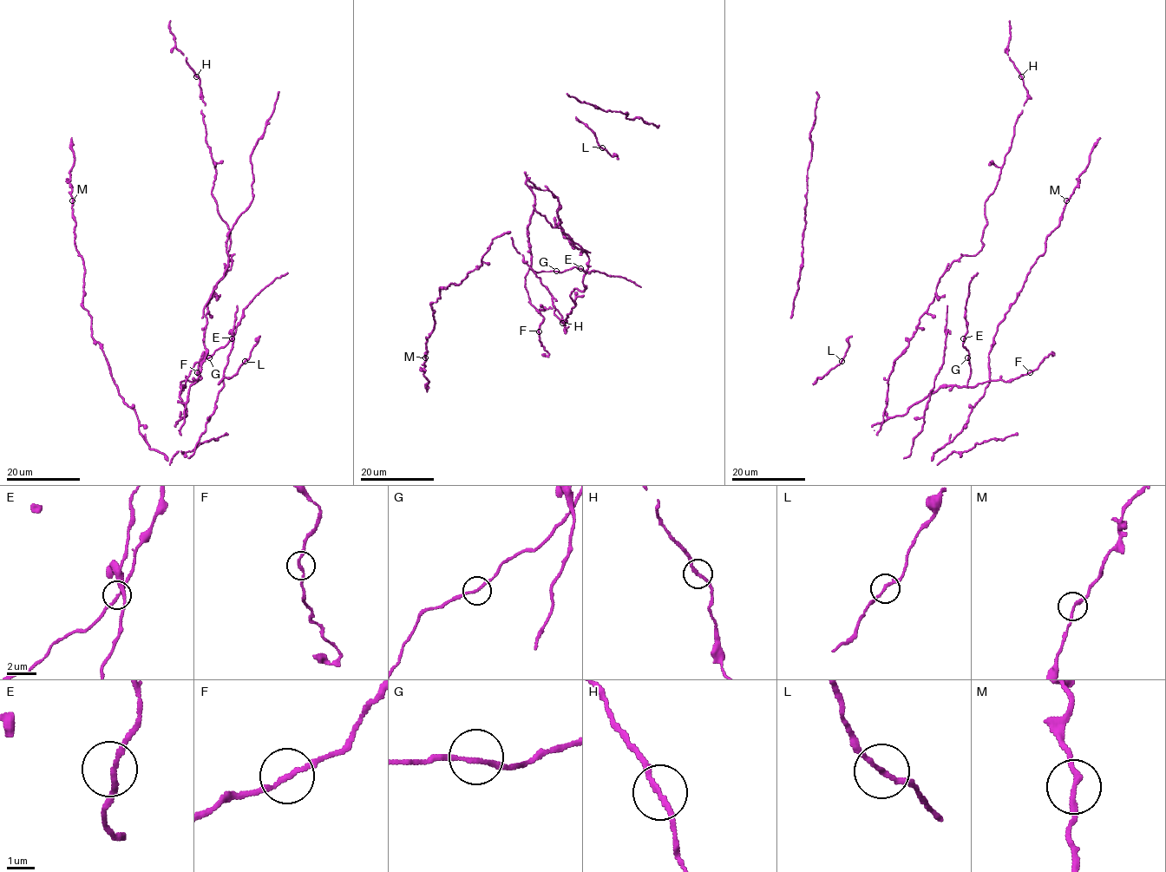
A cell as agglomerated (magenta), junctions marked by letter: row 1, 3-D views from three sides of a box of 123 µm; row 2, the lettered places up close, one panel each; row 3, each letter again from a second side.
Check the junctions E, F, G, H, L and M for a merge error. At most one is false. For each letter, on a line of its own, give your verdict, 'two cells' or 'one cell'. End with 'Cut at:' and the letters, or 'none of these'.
E: one cell
F: one cell
G: one cell
H: one cell
L: one cell
M: one cell
Cut at: none of these

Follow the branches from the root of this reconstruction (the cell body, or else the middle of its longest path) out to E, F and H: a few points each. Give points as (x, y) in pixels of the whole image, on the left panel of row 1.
E: (209, 357), (232, 338)
F: (209, 357), (196, 362), (185, 386), (180, 385), (186, 379), (199, 380), (202, 377), (197, 372)
H: (209, 357), (181, 387), (181, 417), (205, 360), (207, 304), (232, 261), (196, 75)

